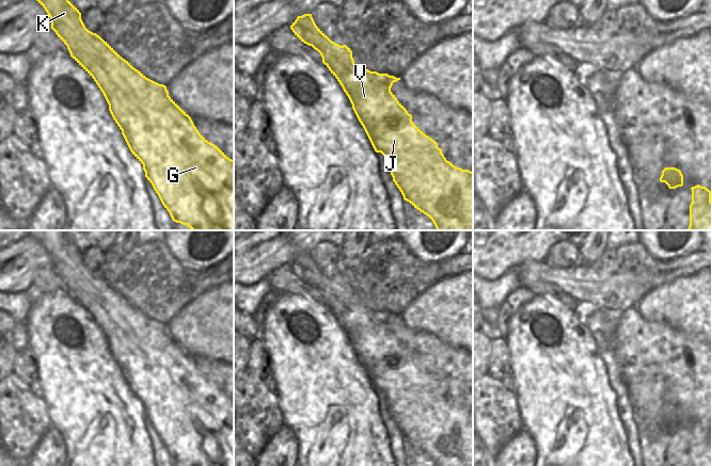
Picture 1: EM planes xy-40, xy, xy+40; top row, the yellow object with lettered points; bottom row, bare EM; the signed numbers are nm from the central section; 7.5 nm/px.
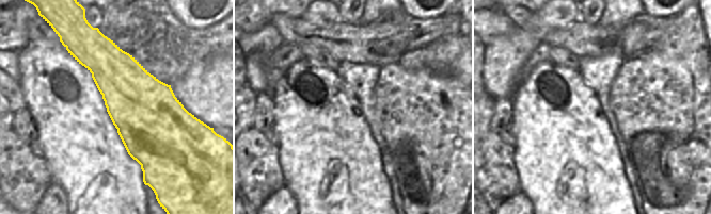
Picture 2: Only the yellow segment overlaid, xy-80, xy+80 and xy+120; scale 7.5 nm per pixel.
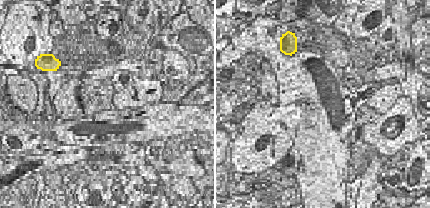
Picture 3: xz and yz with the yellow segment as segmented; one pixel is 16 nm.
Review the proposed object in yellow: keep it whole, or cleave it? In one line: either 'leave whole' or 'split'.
leave whole

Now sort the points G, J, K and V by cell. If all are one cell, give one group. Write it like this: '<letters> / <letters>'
G J K V

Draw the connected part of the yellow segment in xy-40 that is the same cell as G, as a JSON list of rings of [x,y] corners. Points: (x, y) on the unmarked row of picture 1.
[[[64,230],[27,232],[45,247],[51,258],[51,268],[67,285],[70,295],[94,318],[102,331],[109,350],[122,369],[130,390],[143,403],[145,416],[172,459],[188,466],[234,466],[234,399],[199,371],[191,356],[169,335],[165,324],[146,317],[99,274],[89,270],[81,258],[81,252],[66,237]]]

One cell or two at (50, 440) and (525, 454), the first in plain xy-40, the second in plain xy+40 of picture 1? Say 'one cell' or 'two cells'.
one cell

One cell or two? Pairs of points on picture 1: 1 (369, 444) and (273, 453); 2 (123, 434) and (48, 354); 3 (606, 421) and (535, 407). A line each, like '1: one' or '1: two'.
1: two
2: one
3: one

